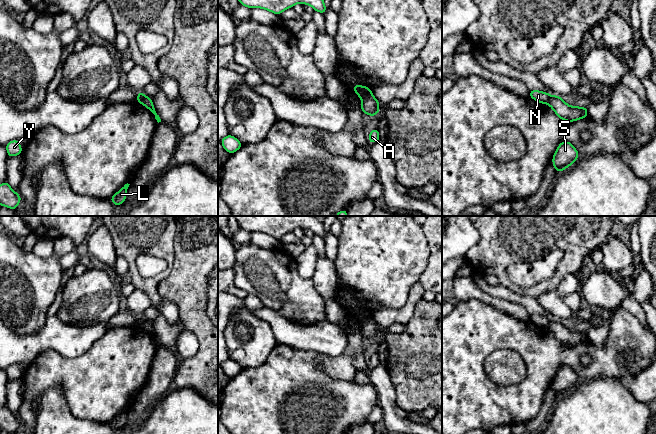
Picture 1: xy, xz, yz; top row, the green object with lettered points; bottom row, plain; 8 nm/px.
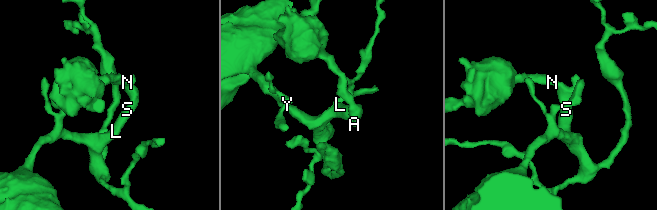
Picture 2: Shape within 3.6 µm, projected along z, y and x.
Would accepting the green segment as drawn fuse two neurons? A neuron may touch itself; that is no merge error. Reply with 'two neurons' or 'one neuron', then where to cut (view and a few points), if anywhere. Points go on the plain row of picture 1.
two neurons; cut in xz along (372, 319), (362, 324)

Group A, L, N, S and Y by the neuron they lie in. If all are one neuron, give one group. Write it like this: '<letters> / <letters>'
A L S Y / N

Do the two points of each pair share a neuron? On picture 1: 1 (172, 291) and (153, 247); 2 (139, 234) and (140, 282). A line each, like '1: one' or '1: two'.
1: two
2: one

